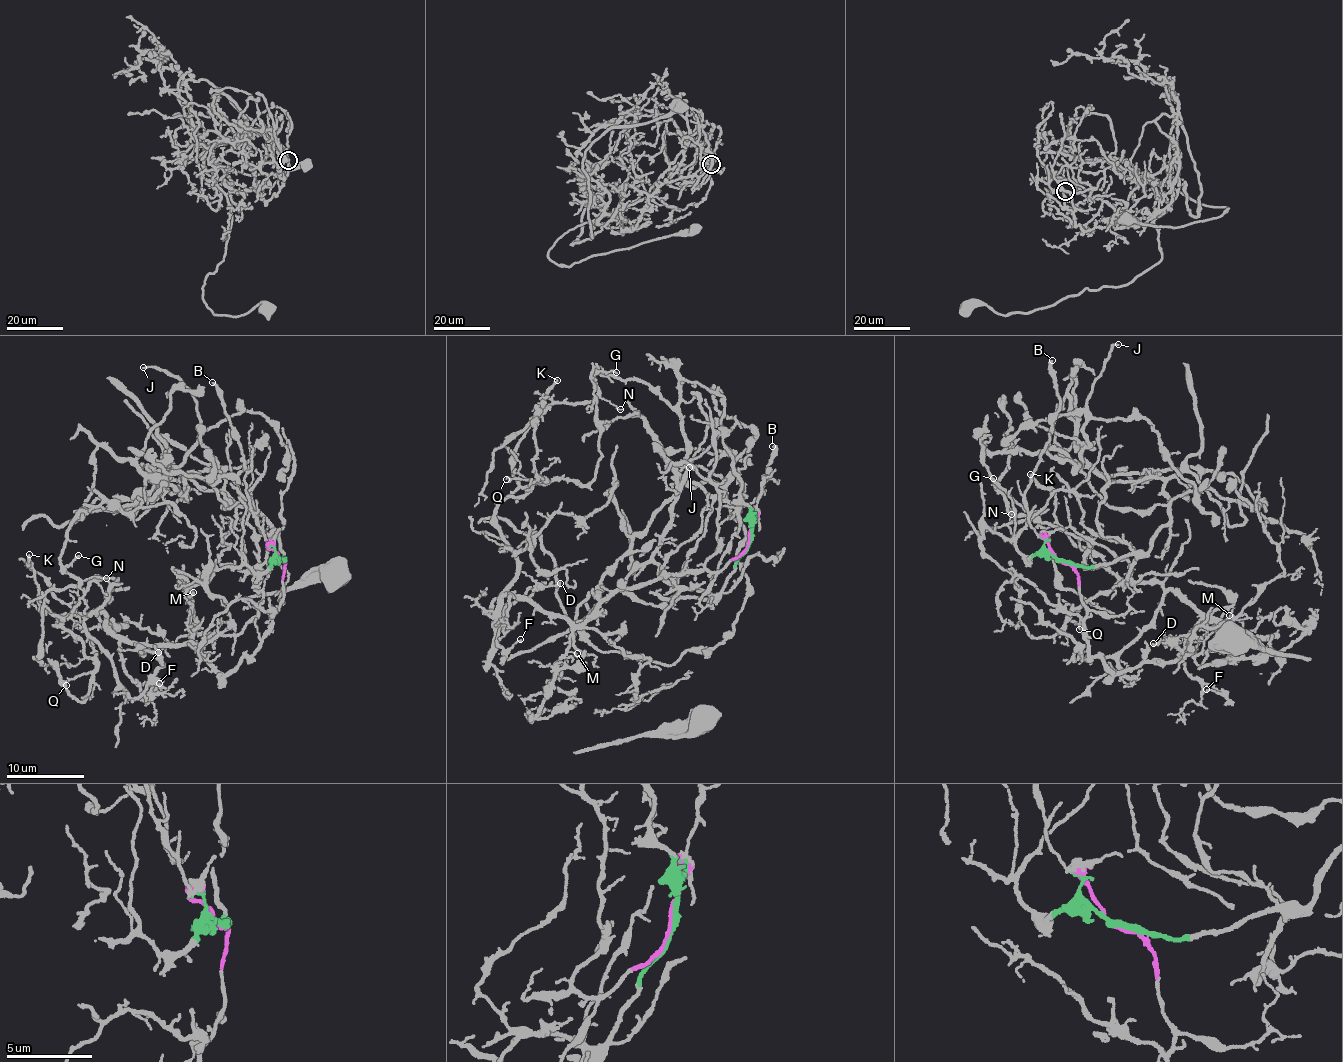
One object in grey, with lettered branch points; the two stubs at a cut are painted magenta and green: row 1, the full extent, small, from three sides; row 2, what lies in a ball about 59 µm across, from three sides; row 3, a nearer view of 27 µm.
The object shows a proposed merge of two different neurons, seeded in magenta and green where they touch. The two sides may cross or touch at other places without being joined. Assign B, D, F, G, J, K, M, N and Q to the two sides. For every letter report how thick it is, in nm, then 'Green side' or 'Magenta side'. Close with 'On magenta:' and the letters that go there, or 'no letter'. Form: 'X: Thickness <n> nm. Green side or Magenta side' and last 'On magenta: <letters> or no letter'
B: Thickness 240 nm. Green side
D: Thickness 90 nm. Magenta side
F: Thickness 110 nm. Magenta side
G: Thickness 140 nm. Green side
J: Thickness 160 nm. Green side
K: Thickness 200 nm. Magenta side
M: Thickness 120 nm. Magenta side
N: Thickness 110 nm. Green side
Q: Thickness 130 nm. Magenta side
On magenta: D, F, K, M, Q

